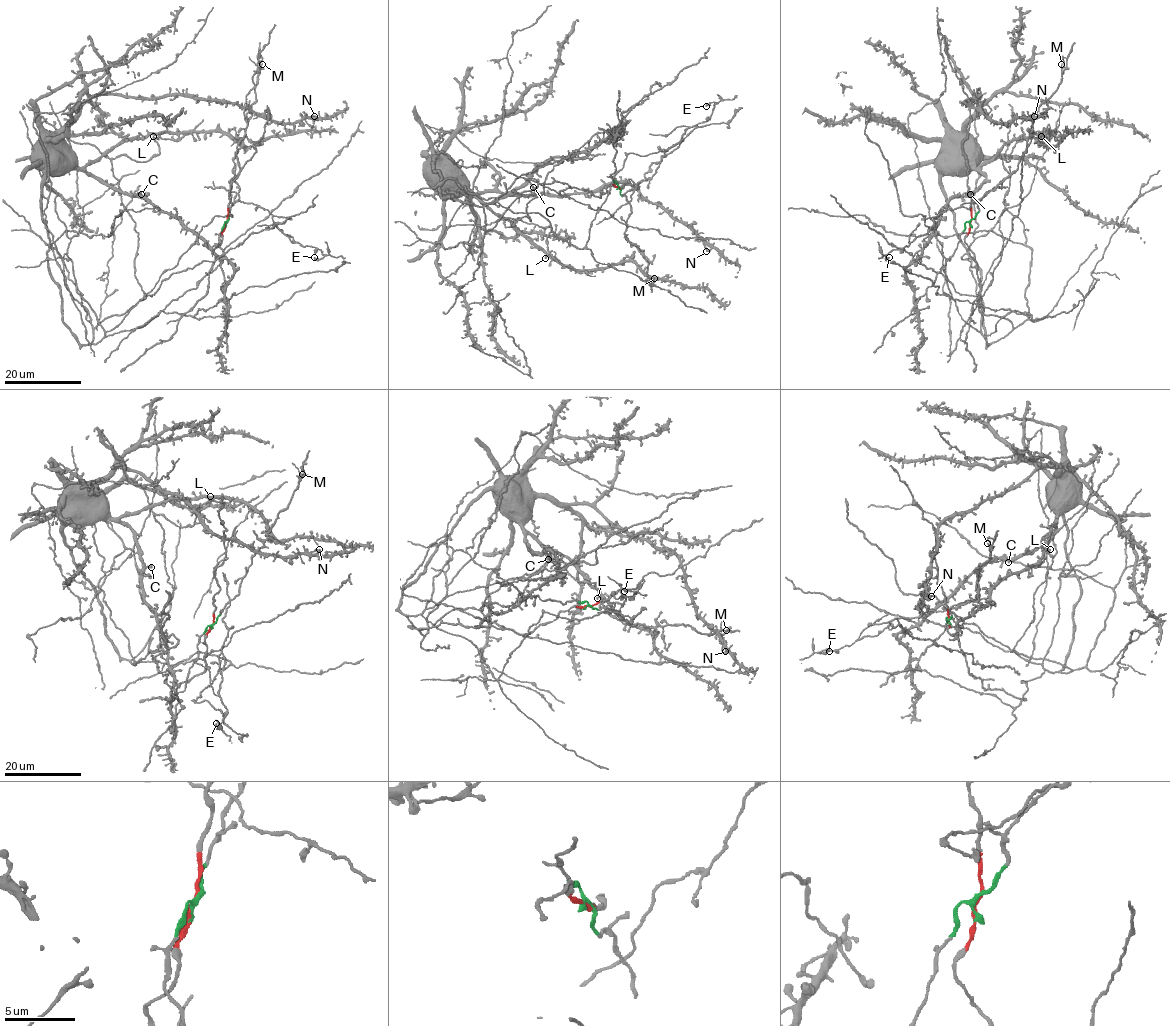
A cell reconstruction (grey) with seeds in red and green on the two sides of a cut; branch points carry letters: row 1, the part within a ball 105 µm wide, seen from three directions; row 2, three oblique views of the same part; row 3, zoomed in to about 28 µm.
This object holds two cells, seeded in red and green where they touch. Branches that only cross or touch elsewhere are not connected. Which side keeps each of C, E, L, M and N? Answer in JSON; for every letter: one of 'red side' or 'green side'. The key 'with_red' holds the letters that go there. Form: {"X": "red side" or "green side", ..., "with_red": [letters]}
{"C": "red side", "E": "green side", "L": "red side", "M": "green side", "N": "red side", "with_red": ["C", "L", "N"]}

